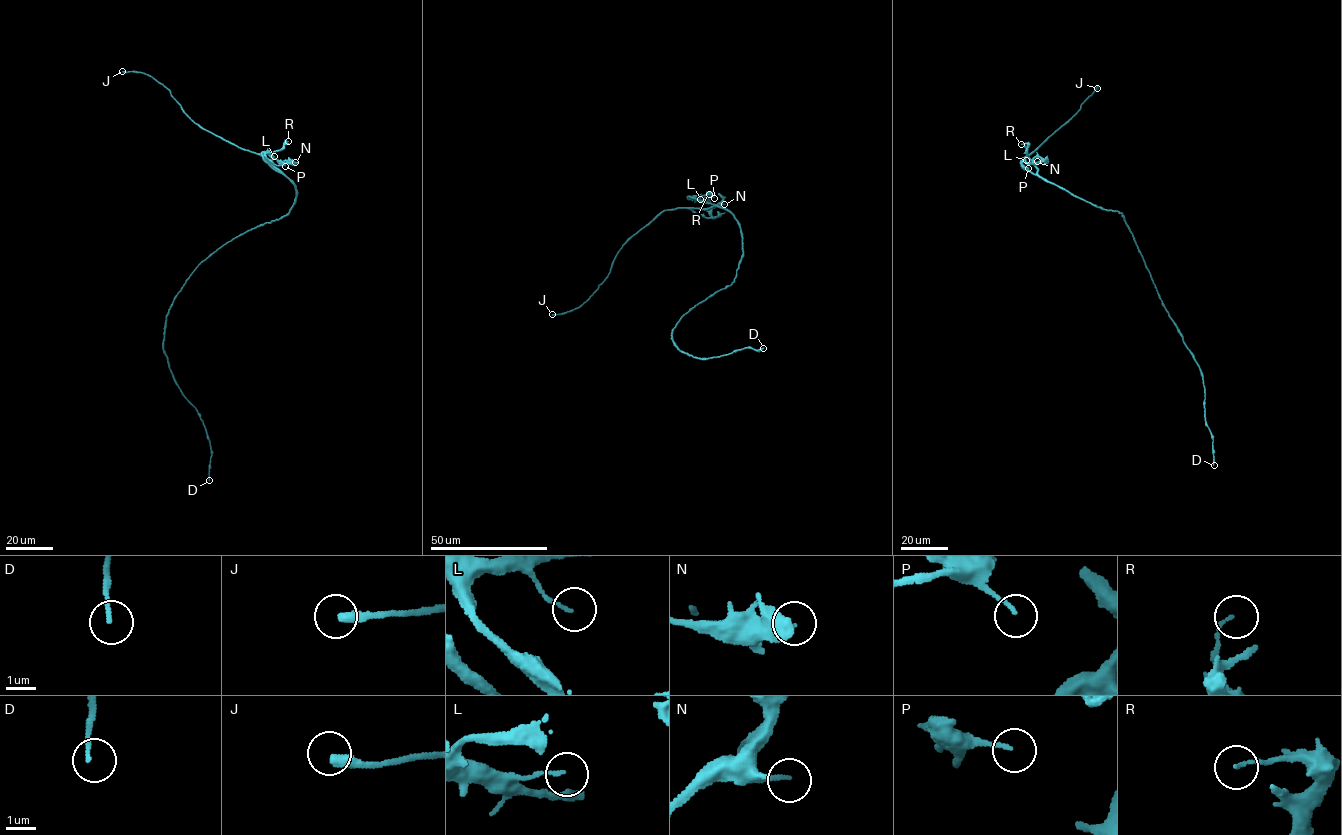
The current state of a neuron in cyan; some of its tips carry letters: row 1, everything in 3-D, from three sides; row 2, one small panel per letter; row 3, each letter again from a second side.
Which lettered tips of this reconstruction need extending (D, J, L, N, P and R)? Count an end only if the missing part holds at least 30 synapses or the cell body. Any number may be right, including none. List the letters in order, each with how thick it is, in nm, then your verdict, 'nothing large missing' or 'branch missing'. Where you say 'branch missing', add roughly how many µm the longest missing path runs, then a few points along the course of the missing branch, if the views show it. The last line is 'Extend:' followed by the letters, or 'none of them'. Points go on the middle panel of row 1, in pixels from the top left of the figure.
D: 130 nm | nothing large missing
J: 360 nm | branch missing | 120 µm | (552, 314), (527, 309), (515, 296), (513, 238), (502, 212), (478, 191), (457, 198), (451, 190), (457, 186)
L: 90 nm | nothing large missing
N: 130 nm | nothing large missing
P: 120 nm | nothing large missing
R: 90 nm | nothing large missing
Extend: J

